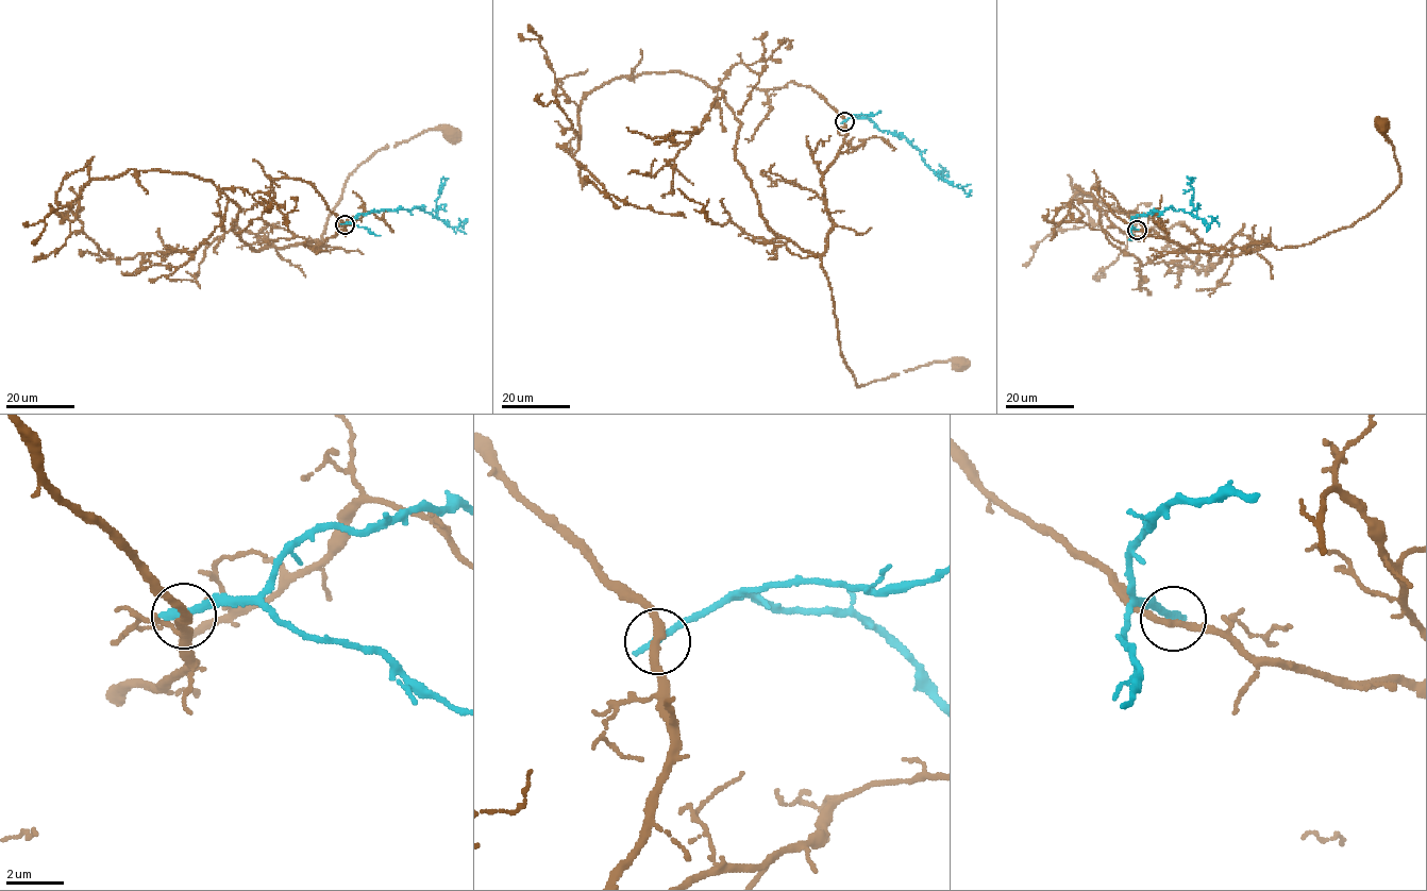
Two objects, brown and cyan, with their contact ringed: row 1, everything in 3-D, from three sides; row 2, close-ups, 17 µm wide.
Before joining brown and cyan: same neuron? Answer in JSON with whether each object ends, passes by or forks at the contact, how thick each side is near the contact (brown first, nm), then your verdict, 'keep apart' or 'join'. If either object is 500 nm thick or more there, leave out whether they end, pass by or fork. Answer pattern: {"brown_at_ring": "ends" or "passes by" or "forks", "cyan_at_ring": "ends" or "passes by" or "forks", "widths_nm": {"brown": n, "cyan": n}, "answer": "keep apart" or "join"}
{"brown_at_ring": "passes by", "cyan_at_ring": "ends", "widths_nm": {"brown": 240, "cyan": 300}, "answer": "keep apart"}

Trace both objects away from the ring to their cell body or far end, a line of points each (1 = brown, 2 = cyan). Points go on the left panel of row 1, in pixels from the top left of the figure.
1: (345, 224), (311, 249), (320, 244), (347, 179), (376, 151), (429, 130), (452, 134)
2: (345, 224), (359, 214), (419, 206), (436, 217), (436, 200), (446, 181), (442, 177)

